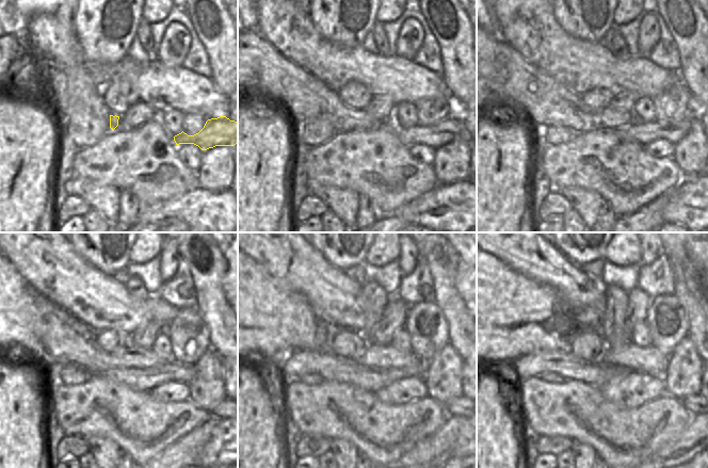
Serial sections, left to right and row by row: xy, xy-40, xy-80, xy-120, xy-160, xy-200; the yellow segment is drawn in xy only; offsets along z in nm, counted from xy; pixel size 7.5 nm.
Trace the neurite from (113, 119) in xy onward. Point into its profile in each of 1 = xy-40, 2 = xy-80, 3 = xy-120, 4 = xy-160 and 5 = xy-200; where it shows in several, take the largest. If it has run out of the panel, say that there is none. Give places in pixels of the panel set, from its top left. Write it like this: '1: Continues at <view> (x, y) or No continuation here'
1: Continues at xy-40 (341, 125)
2: Continues at xy-80 (572, 119)
3: Continues at xy-120 (95, 361)
4: Continues at xy-160 (328, 366)
5: Continues at xy-200 (563, 362)

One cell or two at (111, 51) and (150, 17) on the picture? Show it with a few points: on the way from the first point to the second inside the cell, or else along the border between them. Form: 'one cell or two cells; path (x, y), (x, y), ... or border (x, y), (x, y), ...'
two cells; border (141, 11), (142, 17)

